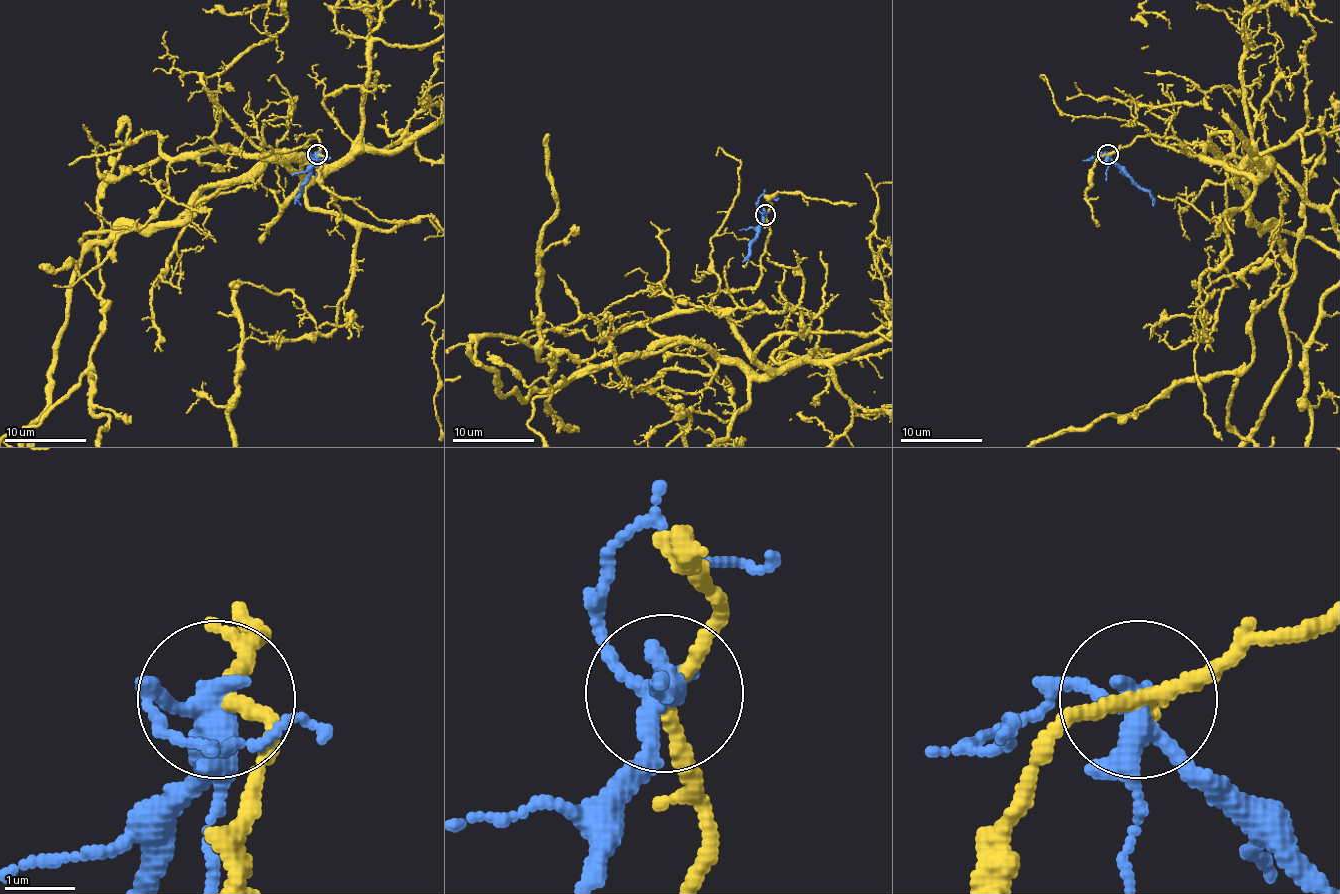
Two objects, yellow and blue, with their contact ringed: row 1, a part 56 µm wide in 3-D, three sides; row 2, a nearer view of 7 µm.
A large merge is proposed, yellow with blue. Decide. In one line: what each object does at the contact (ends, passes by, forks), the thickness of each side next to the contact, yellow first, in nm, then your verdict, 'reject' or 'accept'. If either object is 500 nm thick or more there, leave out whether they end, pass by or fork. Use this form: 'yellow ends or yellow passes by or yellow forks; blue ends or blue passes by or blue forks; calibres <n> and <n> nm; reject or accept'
yellow passes by; blue forks; calibres 200 and 280 nm; reject

